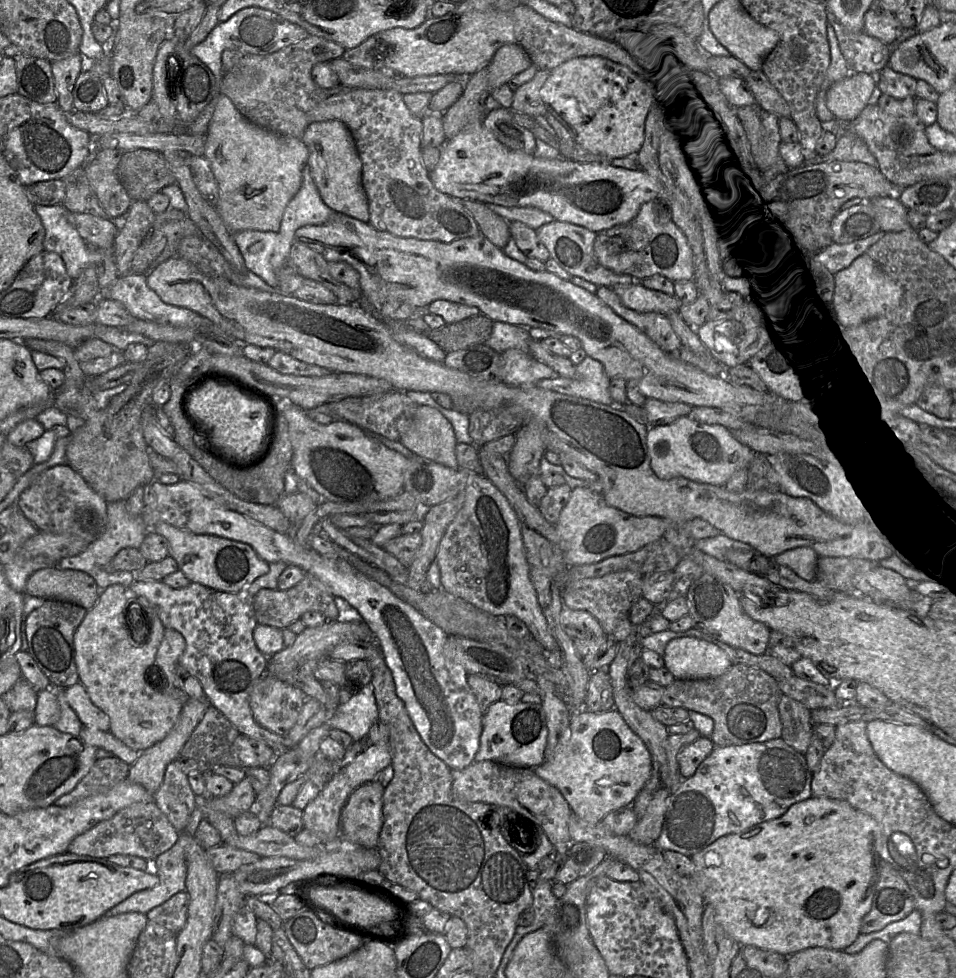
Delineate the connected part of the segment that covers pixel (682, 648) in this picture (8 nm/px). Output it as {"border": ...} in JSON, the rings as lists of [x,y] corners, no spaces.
{"border":[[[680,637],[668,642],[664,664],[675,679],[714,678],[733,665],[729,655],[717,644],[696,637]]]}

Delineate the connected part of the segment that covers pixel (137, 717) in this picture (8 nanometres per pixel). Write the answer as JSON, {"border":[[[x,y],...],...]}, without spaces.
{"border":[[[113,584],[105,588],[100,593],[95,606],[87,610],[73,637],[79,682],[84,685],[91,701],[108,715],[109,731],[128,747],[138,752],[150,748],[169,734],[184,705],[180,697],[168,694],[165,689],[160,689],[160,677],[154,668],[164,629],[157,608],[147,599],[133,595],[127,586]]]}

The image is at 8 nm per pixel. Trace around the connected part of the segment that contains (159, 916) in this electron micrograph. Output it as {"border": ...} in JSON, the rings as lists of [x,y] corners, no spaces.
{"border":[[[181,891],[150,910],[146,916],[149,921],[153,921],[177,934],[185,925],[188,904],[188,894],[186,891]]]}

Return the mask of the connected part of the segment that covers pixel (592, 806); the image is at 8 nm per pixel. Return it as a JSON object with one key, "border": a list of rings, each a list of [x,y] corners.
{"border":[[[614,708],[604,713],[570,714],[569,739],[559,742],[552,758],[533,770],[537,776],[561,792],[577,817],[589,824],[596,824],[610,812],[632,804],[651,776],[652,759],[643,741]]]}

